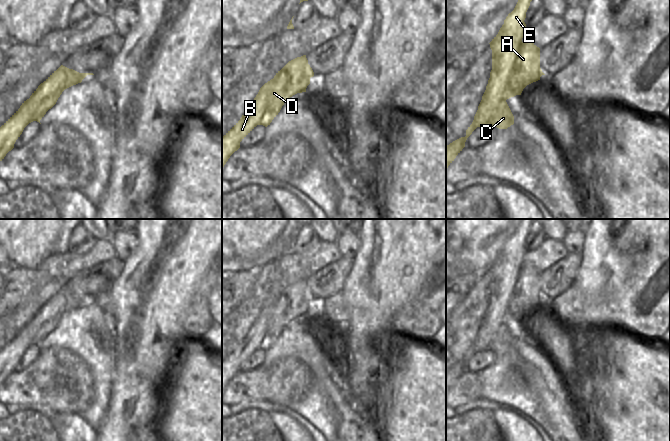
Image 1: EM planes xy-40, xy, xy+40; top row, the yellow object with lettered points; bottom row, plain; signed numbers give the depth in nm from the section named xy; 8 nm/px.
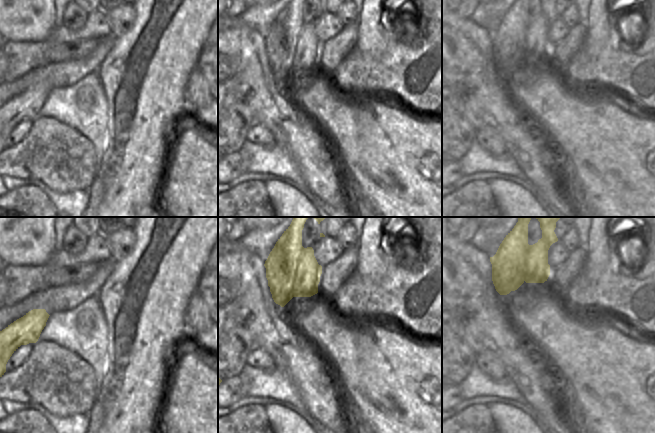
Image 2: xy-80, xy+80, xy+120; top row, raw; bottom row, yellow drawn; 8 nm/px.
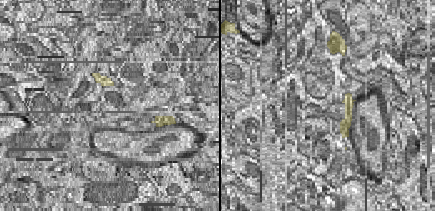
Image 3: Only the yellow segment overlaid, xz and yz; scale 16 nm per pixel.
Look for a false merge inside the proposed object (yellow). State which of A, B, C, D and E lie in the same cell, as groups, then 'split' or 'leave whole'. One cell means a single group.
A E / B C D | split

